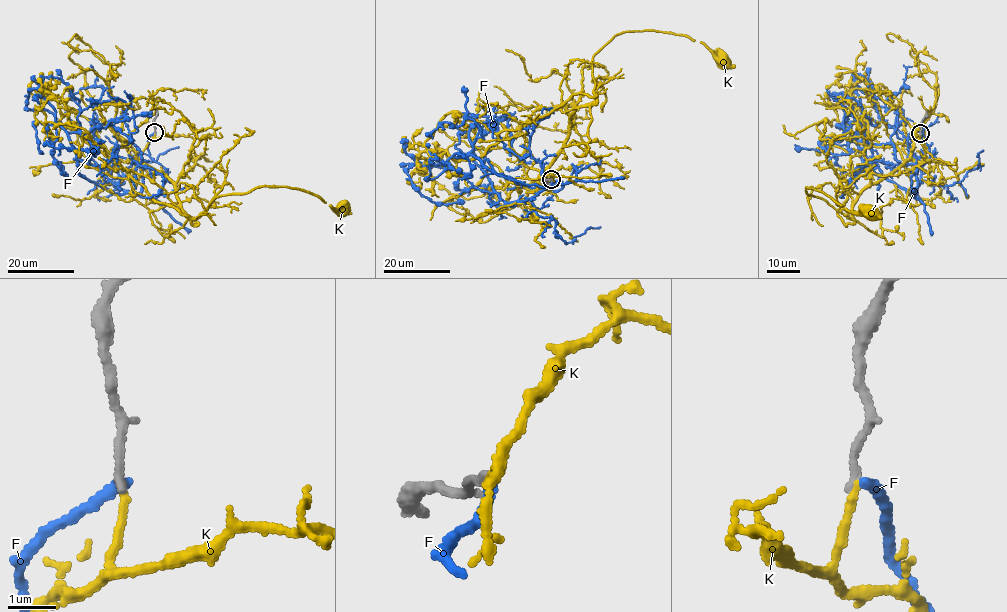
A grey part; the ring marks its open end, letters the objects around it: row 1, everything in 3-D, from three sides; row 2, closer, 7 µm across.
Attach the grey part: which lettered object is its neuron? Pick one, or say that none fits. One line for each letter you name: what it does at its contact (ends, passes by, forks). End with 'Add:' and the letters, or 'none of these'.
K: it ends
Add: K

